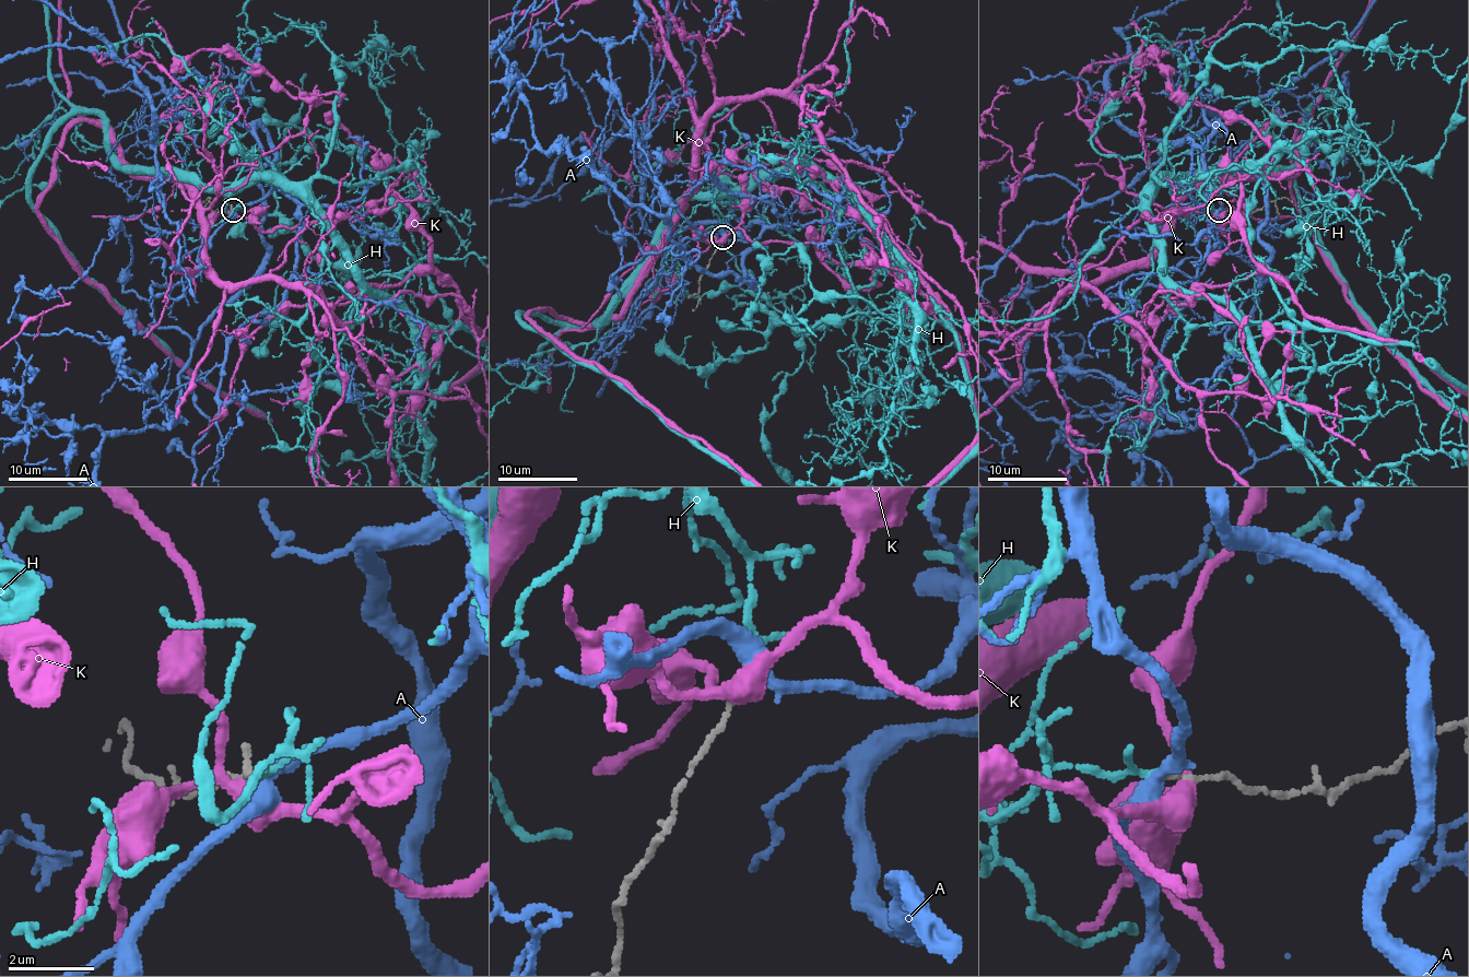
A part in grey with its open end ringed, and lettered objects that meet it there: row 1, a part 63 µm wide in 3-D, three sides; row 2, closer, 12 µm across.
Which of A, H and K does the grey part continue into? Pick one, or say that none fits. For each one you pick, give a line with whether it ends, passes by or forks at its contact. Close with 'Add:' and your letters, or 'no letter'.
H: It passes by
Add: H

